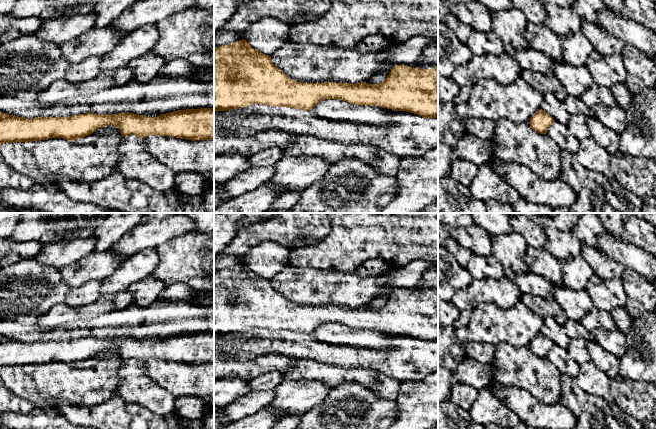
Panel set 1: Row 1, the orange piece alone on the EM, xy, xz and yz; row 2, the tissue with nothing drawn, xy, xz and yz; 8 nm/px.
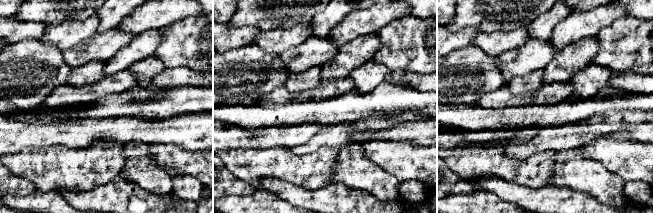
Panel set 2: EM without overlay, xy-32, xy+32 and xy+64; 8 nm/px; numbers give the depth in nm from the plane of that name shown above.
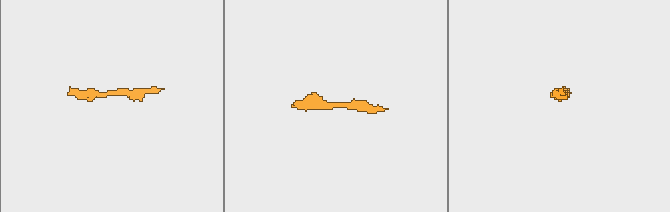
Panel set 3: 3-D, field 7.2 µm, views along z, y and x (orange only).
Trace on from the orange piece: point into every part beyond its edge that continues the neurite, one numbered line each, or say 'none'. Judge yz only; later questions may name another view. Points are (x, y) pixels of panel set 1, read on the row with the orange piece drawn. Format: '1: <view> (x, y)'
none

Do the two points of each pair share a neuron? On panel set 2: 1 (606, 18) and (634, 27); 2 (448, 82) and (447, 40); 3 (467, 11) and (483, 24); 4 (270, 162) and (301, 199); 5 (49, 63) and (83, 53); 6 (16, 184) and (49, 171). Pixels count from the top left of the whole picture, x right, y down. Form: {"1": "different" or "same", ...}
{"1": "different", "2": "different", "3": "same", "4": "different", "5": "different", "6": "different"}

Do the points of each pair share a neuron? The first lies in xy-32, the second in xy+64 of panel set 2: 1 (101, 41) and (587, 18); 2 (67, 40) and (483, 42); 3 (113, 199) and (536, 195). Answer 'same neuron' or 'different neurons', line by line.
1: different neurons
2: same neuron
3: same neuron

